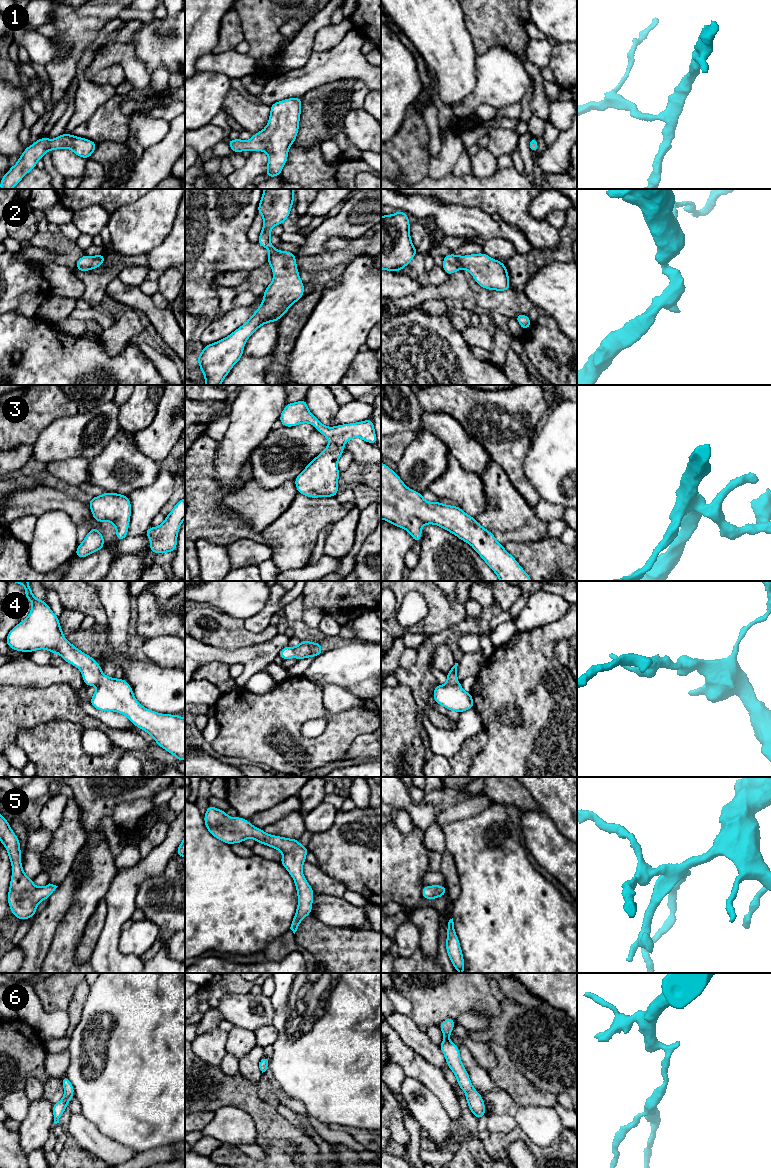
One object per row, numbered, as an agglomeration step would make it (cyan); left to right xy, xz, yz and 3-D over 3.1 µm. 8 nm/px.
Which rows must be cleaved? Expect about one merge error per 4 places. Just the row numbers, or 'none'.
none

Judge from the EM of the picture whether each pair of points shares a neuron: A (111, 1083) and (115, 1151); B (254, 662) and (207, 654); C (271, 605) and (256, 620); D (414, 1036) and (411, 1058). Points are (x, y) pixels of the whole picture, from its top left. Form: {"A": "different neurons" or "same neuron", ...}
{"A": "different neurons", "B": "same neuron", "C": "same neuron", "D": "different neurons"}

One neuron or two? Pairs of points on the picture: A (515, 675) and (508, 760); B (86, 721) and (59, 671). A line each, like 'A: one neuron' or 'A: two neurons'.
A: one neuron
B: two neurons

